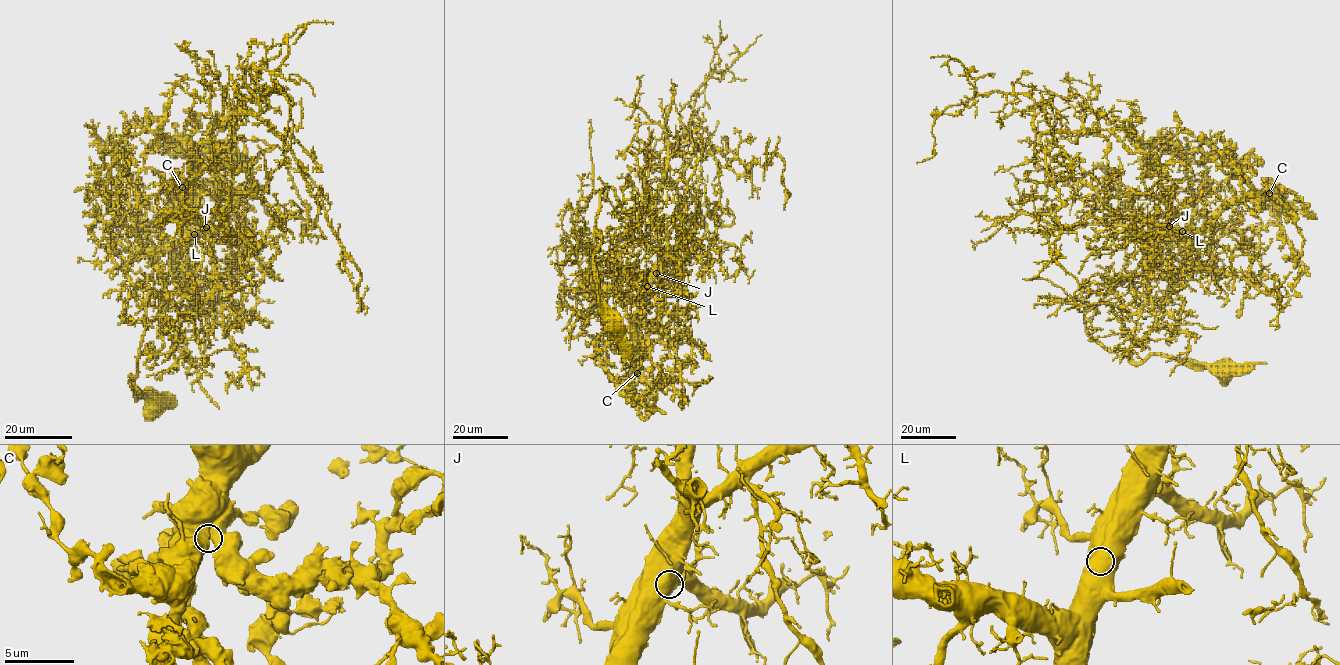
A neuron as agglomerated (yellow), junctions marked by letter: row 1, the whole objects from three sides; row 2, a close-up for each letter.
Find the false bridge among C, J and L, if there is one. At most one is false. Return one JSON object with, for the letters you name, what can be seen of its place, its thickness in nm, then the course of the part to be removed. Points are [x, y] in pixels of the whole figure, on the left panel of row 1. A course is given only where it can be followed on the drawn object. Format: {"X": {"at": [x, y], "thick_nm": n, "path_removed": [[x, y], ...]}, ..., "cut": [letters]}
{"cut": []}

